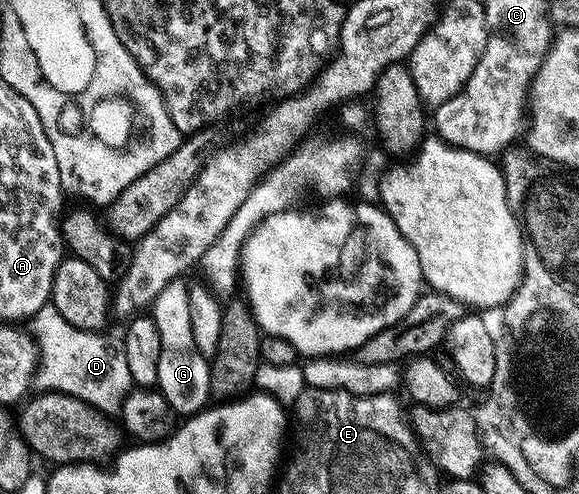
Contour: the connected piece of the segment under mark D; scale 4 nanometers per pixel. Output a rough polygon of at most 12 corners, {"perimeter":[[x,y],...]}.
{"perimeter":[[33,314],[32,385],[120,415],[134,389],[124,345]]}

